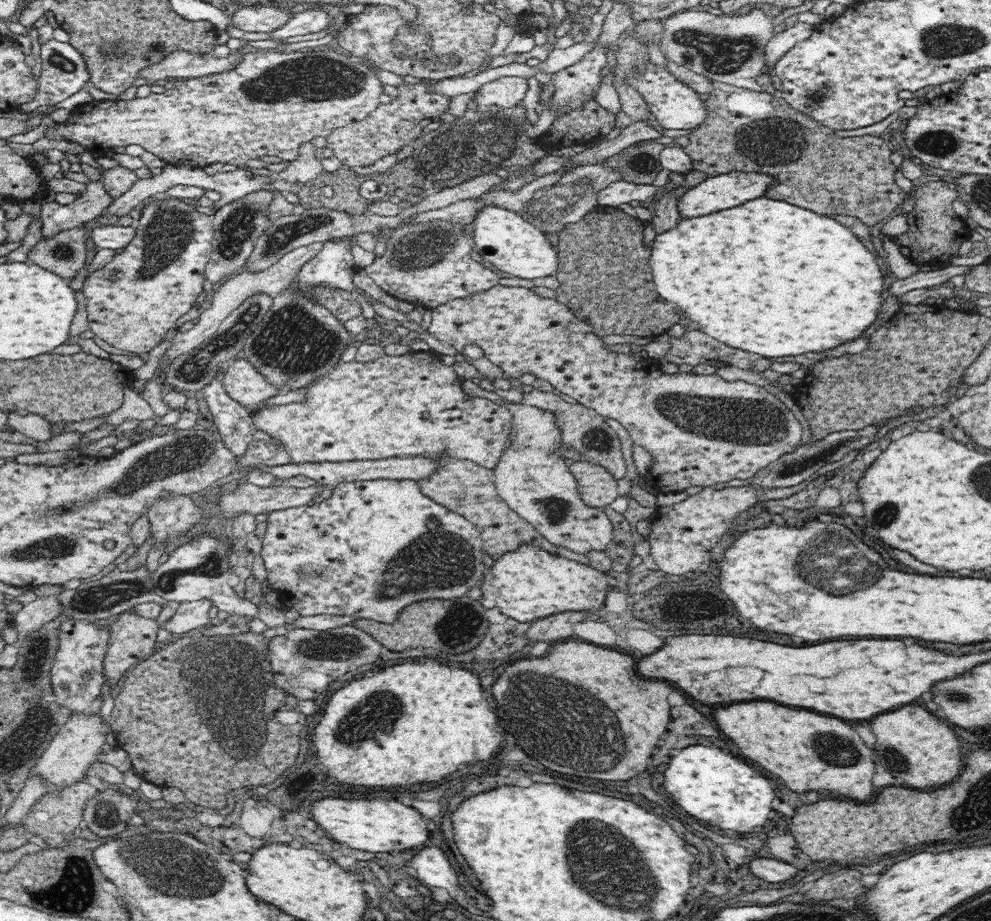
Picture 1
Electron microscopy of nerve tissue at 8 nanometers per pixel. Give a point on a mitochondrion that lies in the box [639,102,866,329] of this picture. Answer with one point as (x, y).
(772, 146)

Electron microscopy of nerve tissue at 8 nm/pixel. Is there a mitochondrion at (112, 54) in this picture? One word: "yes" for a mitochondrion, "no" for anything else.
yes

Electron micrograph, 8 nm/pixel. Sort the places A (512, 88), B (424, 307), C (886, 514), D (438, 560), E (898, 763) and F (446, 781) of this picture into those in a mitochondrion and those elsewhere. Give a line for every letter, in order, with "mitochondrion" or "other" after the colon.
A: other
B: other
C: mitochondrion
D: mitochondrion
E: mitochondrion
F: other

